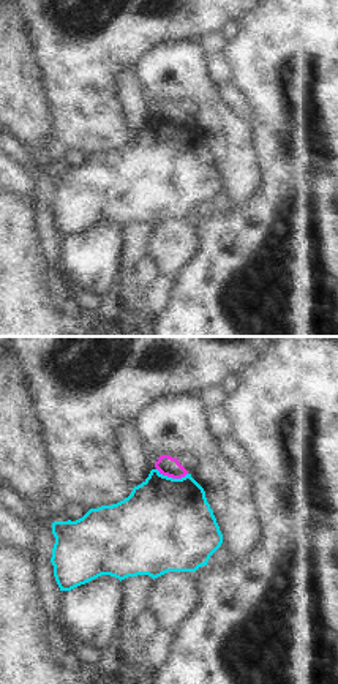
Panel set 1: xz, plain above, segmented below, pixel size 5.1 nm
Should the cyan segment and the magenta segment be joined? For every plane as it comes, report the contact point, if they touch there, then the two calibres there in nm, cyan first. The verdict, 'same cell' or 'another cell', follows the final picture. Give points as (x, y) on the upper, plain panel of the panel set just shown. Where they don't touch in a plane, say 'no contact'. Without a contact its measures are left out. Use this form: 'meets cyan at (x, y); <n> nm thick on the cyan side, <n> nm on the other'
meets cyan at (171, 124); 480 nm thick on the cyan side, 100 nm on the other

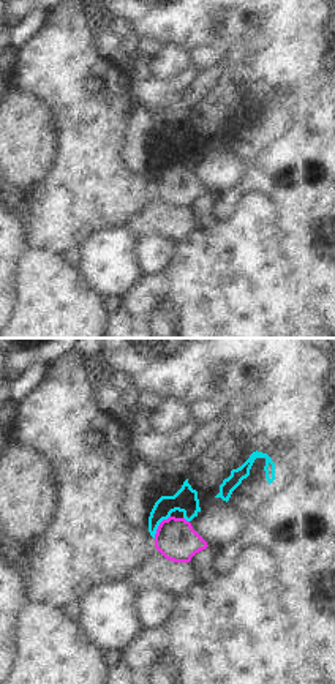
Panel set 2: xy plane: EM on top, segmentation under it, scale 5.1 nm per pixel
meets cyan at (158, 171); 120 nm thick on the cyan side, 200 nm on the other

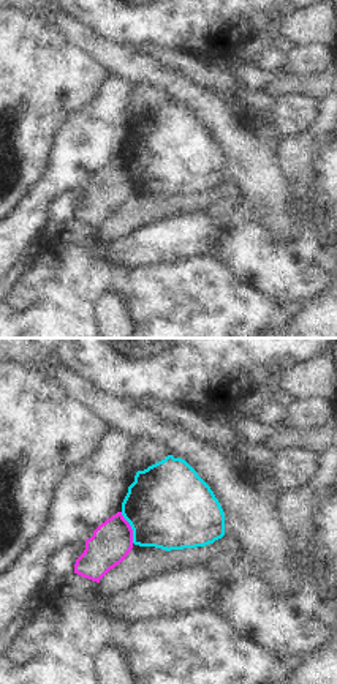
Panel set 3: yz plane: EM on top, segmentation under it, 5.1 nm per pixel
meets cyan at (132, 174); 440 nm thick on the cyan side, 200 nm on the other

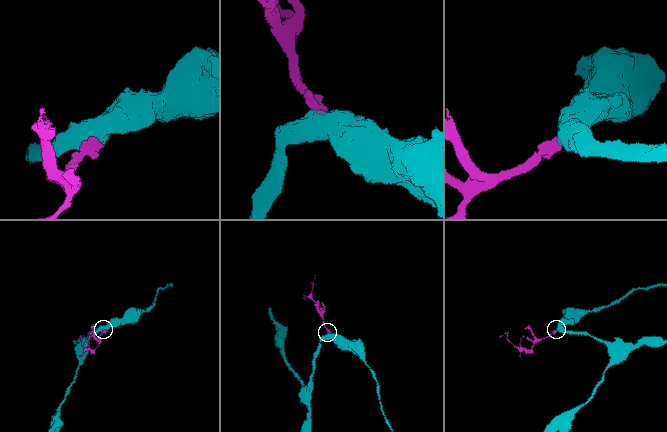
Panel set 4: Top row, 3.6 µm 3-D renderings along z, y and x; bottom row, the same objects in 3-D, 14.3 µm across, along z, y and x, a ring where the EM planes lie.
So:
another cell

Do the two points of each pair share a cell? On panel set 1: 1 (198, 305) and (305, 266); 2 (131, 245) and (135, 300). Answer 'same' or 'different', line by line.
1: same
2: same

